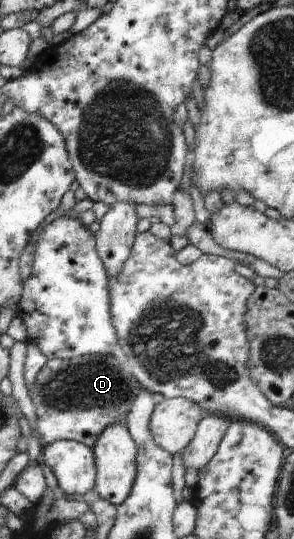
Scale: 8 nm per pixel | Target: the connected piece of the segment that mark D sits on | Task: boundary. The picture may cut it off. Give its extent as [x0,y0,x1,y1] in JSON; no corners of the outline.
[29,355,140,447]

